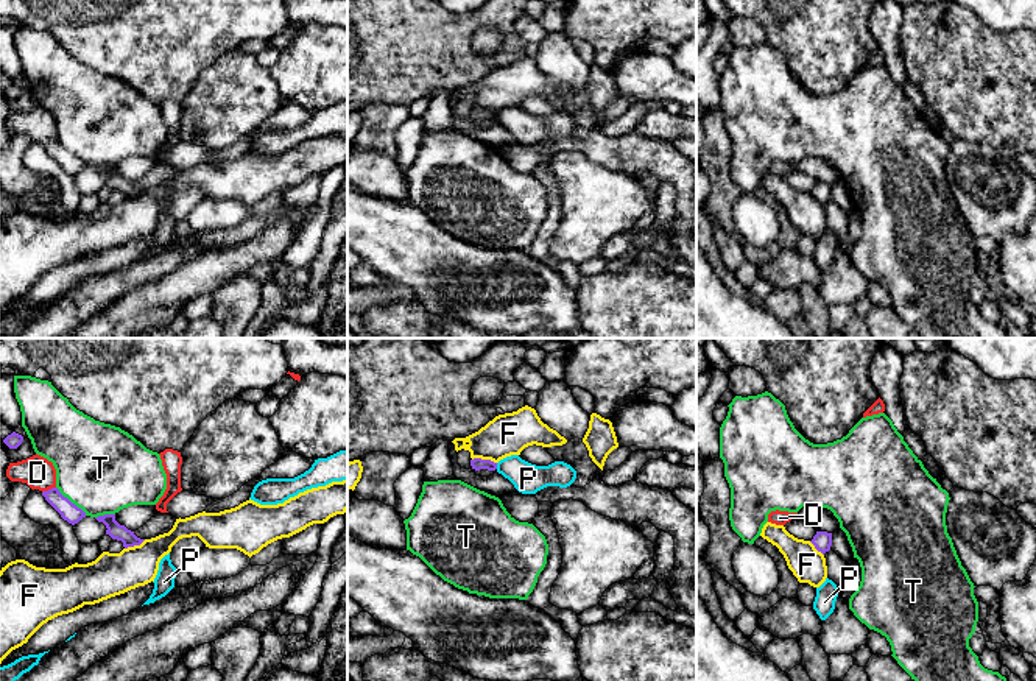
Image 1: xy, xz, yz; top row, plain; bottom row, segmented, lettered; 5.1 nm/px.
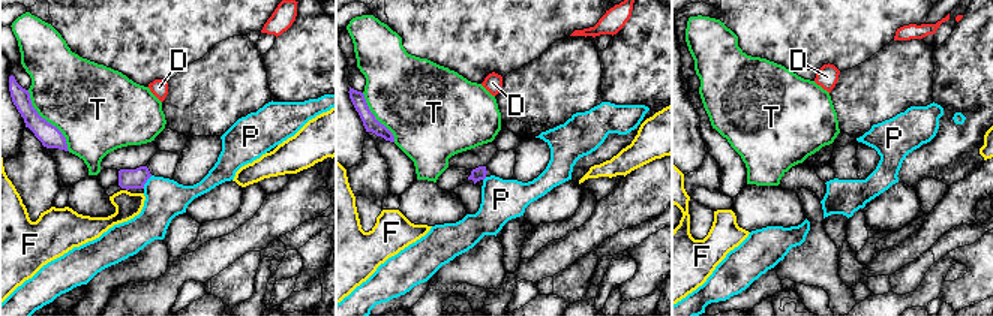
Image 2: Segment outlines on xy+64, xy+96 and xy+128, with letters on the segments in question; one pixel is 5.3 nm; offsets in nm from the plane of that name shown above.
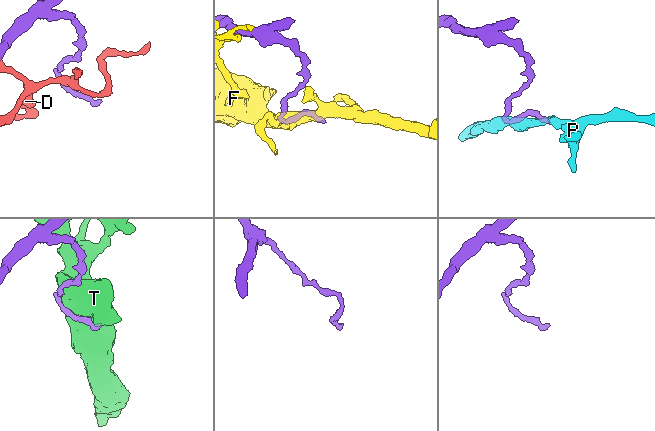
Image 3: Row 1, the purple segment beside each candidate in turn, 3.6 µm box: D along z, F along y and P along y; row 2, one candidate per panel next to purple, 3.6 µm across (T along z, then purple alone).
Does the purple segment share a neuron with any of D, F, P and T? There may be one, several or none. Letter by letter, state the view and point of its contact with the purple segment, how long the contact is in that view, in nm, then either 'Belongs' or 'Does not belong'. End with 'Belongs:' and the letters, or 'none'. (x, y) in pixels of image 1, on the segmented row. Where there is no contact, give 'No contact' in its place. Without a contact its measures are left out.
D: Touches purple at xy (49, 490). Shared border 80 nm. Does not belong
F: Touches purple at xz (485, 460). Shared border 130 nm. Does not belong
P: Touches purple at xz (496, 466). Shared border 30 nm. Does not belong
T: Touches purple at xy (69, 501). Shared border 220 nm. Does not belong
Belongs: none

